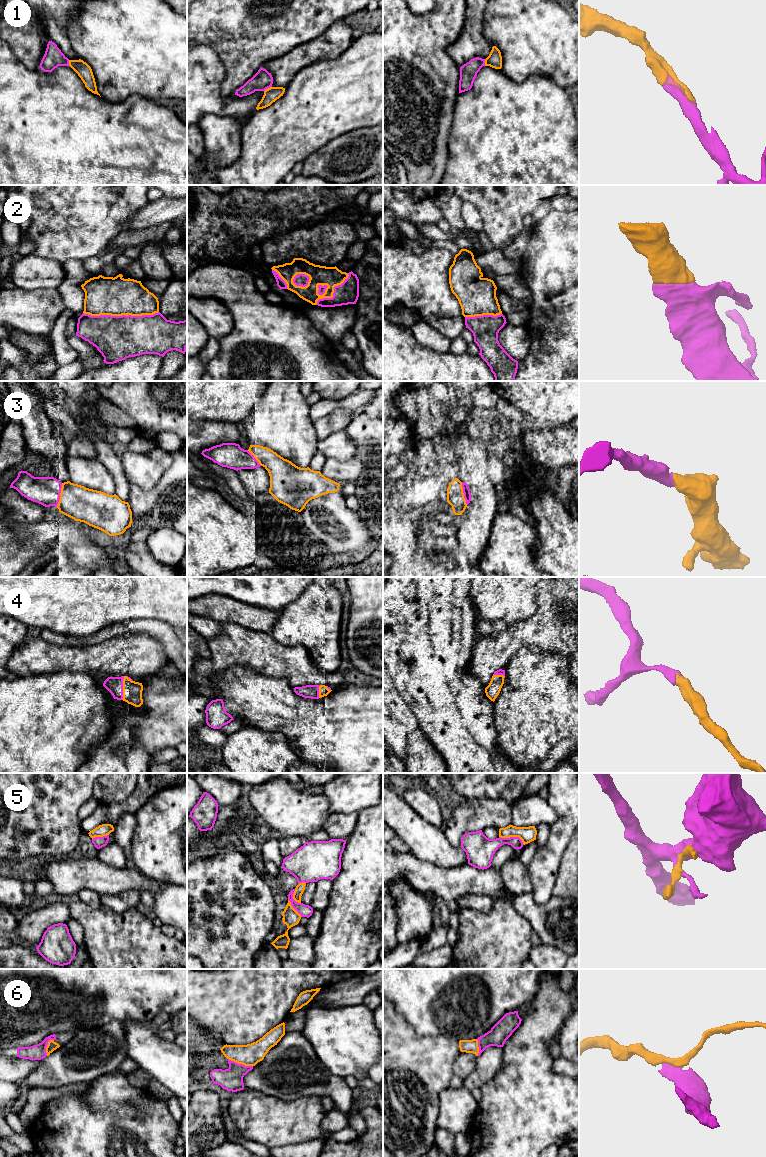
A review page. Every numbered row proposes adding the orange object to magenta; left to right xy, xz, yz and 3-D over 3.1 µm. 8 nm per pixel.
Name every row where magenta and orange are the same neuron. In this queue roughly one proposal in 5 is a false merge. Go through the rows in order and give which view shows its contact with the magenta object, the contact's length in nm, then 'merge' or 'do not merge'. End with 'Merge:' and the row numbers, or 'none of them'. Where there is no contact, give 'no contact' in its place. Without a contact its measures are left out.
1: meets magenta in xz; contact 80 nm long; merge
2: meets magenta in xy; contact 600 nm long; merge
3: meets magenta in xy; contact 200 nm long; merge
4: meets magenta in xy; contact 190 nm long; merge
5: meets magenta in yz; contact 220 nm long; merge
6: meets magenta in xz; contact 220 nm long; merge
Merge: 1, 2, 3, 4, 5, 6

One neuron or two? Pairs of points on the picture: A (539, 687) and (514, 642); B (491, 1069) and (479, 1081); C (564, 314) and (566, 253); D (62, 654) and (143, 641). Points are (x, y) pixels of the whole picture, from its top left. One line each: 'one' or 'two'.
A: two
B: one
C: one
D: one

